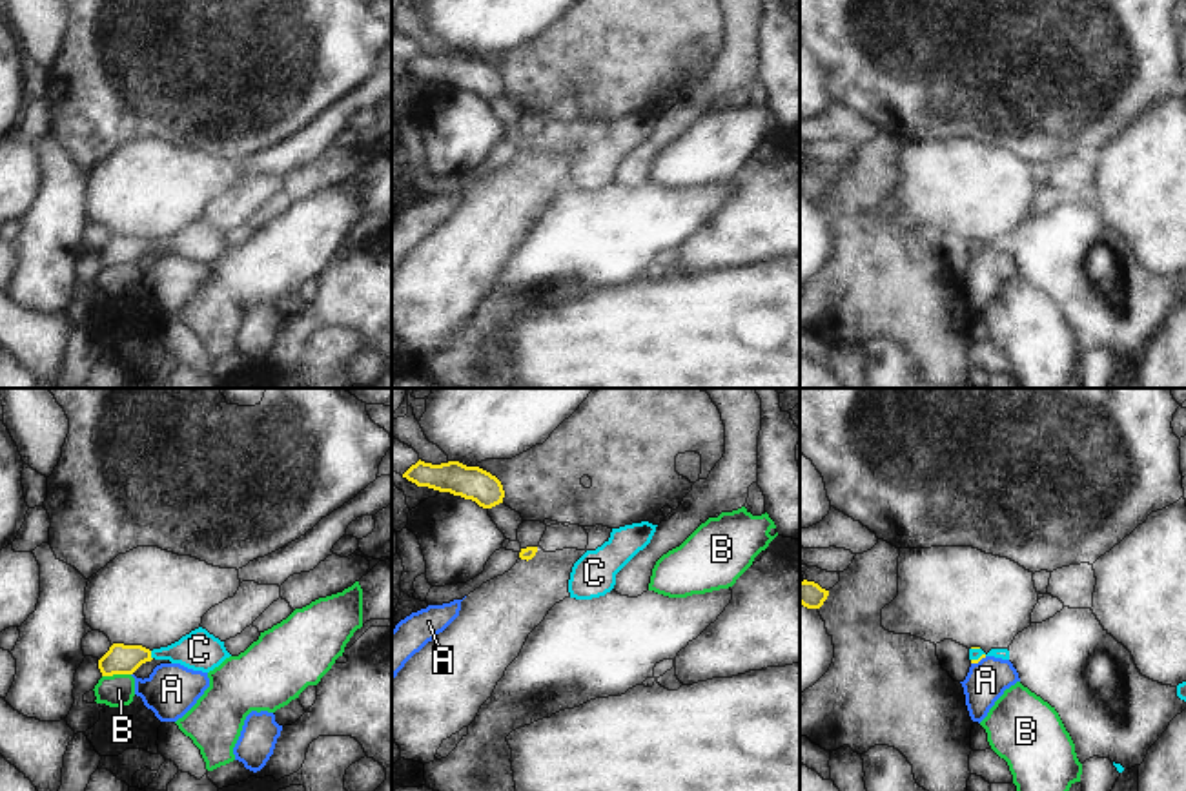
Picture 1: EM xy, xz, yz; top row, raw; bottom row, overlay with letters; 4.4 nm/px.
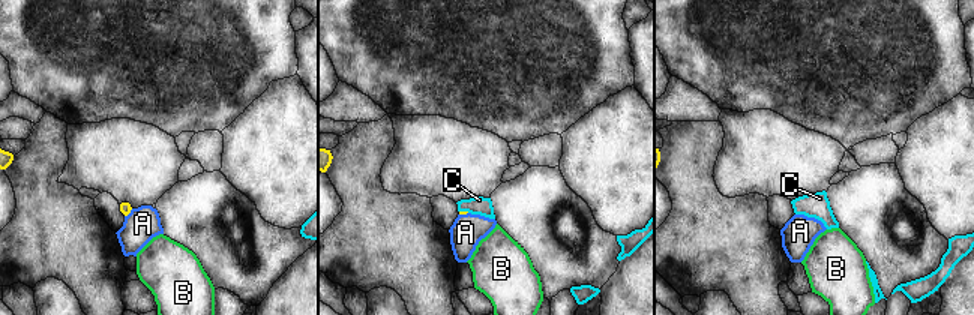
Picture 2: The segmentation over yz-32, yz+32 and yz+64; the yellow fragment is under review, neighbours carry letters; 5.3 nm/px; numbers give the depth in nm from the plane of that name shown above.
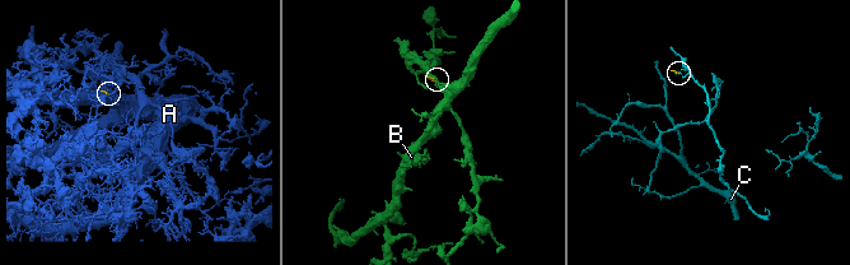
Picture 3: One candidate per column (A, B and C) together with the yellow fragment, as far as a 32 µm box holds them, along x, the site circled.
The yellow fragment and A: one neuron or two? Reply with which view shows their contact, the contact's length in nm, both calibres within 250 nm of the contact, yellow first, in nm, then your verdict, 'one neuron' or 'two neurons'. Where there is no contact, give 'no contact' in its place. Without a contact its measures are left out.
yz | 80 nm | 20/180 nm | two neurons

